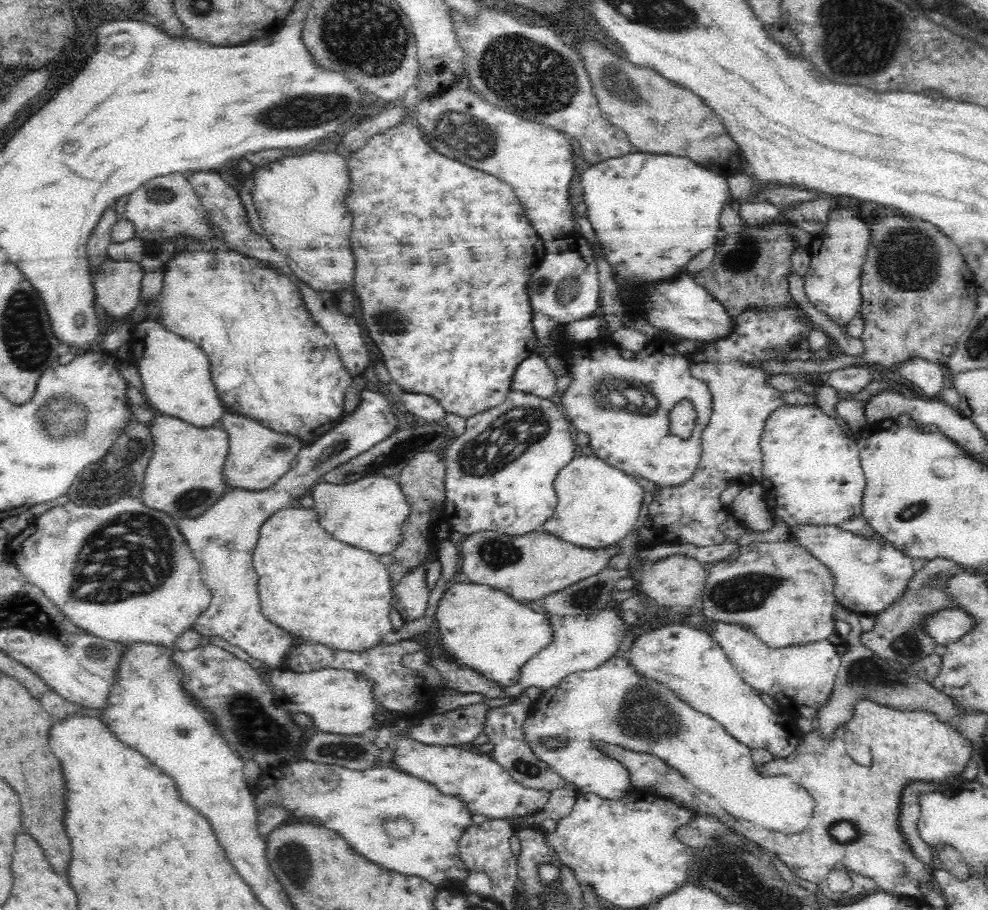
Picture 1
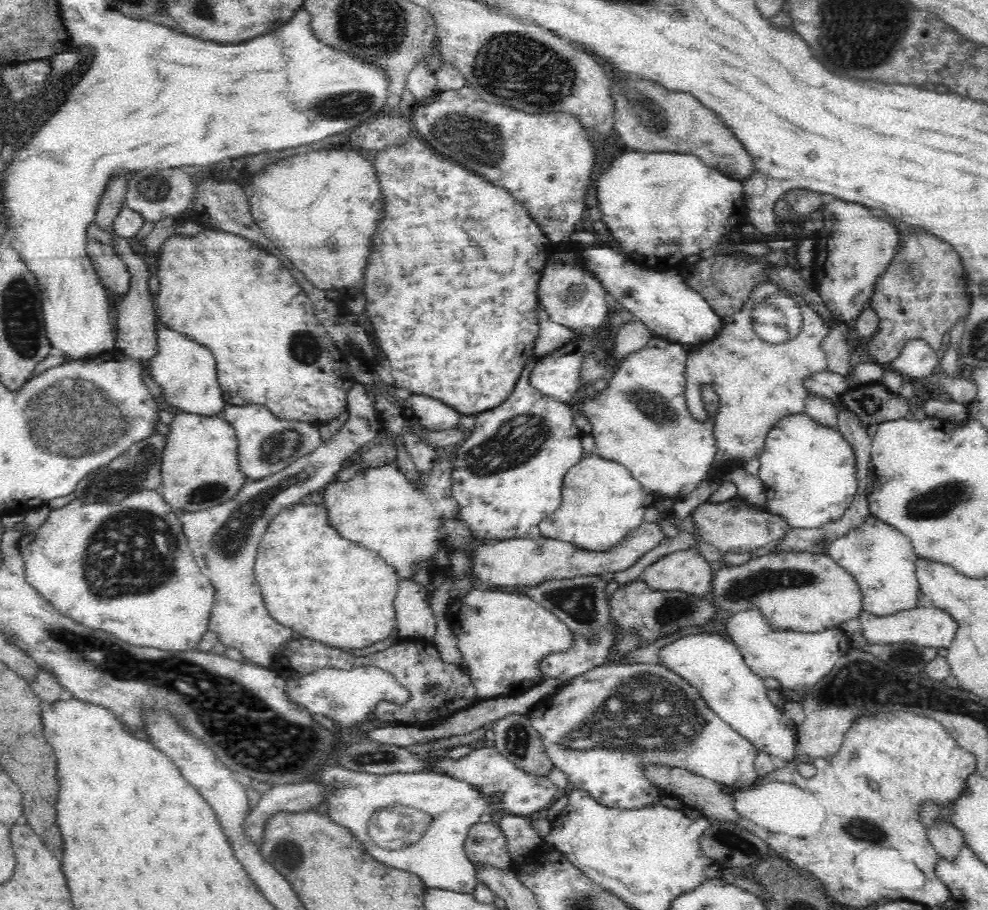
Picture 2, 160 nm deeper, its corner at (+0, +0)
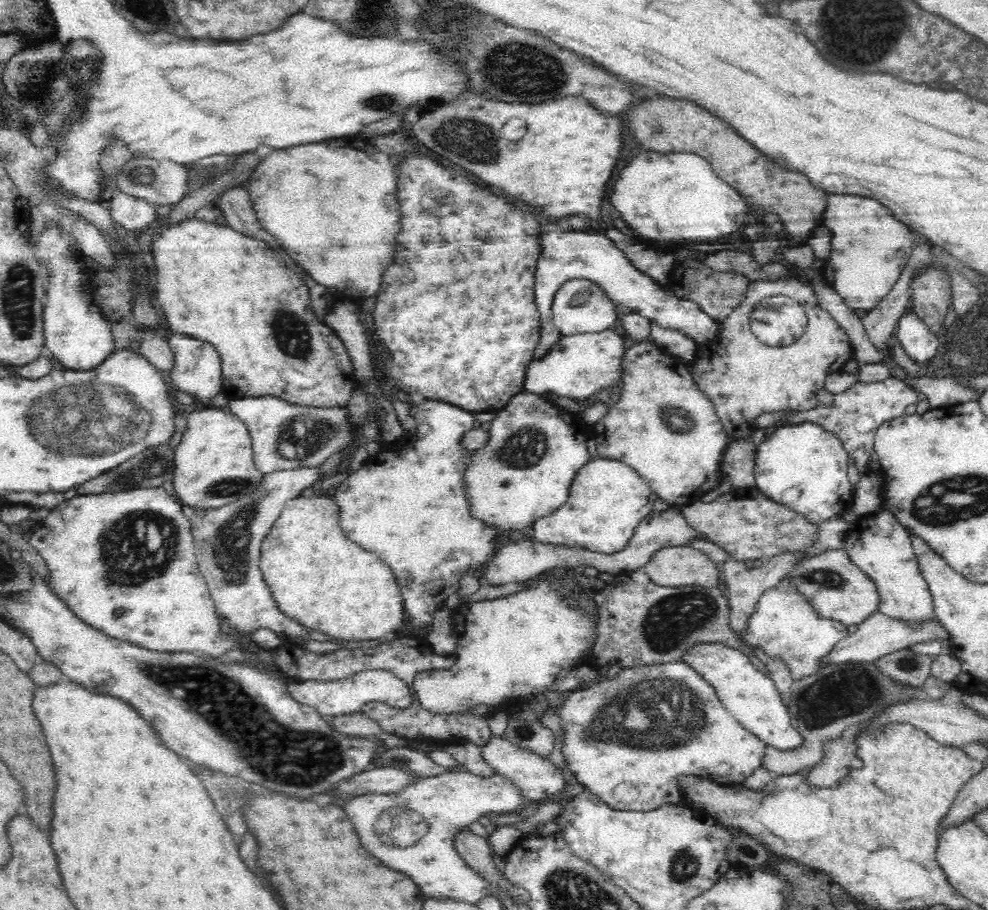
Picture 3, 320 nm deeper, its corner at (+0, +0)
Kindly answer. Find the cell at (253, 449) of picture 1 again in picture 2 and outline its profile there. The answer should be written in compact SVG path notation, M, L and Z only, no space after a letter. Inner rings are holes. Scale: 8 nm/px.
M225 403L224 419L234 427L238 439L238 465L247 480L255 481L280 472L306 454L312 454L320 444L320 427L306 421L284 420L261 404L231 405Z

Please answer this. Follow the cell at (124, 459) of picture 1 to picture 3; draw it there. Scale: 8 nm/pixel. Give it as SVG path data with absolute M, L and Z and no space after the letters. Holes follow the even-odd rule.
M162 444L162 446L152 446L146 448L146 450L136 454L134 458L126 460L124 464L104 472L104 474L84 482L84 484L78 487L78 494L98 494L105 492L120 492L128 489L128 484L132 486L132 489L142 487L159 487L163 486L164 482L172 481L172 474L174 474L174 449L168 444Z

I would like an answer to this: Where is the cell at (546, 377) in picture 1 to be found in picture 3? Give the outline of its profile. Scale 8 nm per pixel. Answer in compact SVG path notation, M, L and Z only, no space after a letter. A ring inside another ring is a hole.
M616 330L560 337L544 358L529 364L525 376L525 390L540 396L566 396L573 400L586 400L604 388L618 390L622 386L622 362L628 338Z

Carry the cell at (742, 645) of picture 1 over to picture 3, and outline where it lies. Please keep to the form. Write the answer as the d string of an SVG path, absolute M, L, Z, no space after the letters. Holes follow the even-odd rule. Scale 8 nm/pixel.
M784 577L776 586L763 592L741 640L764 648L770 657L784 659L797 681L824 668L821 660L848 634L845 624L818 615L808 598L796 589L788 577Z

